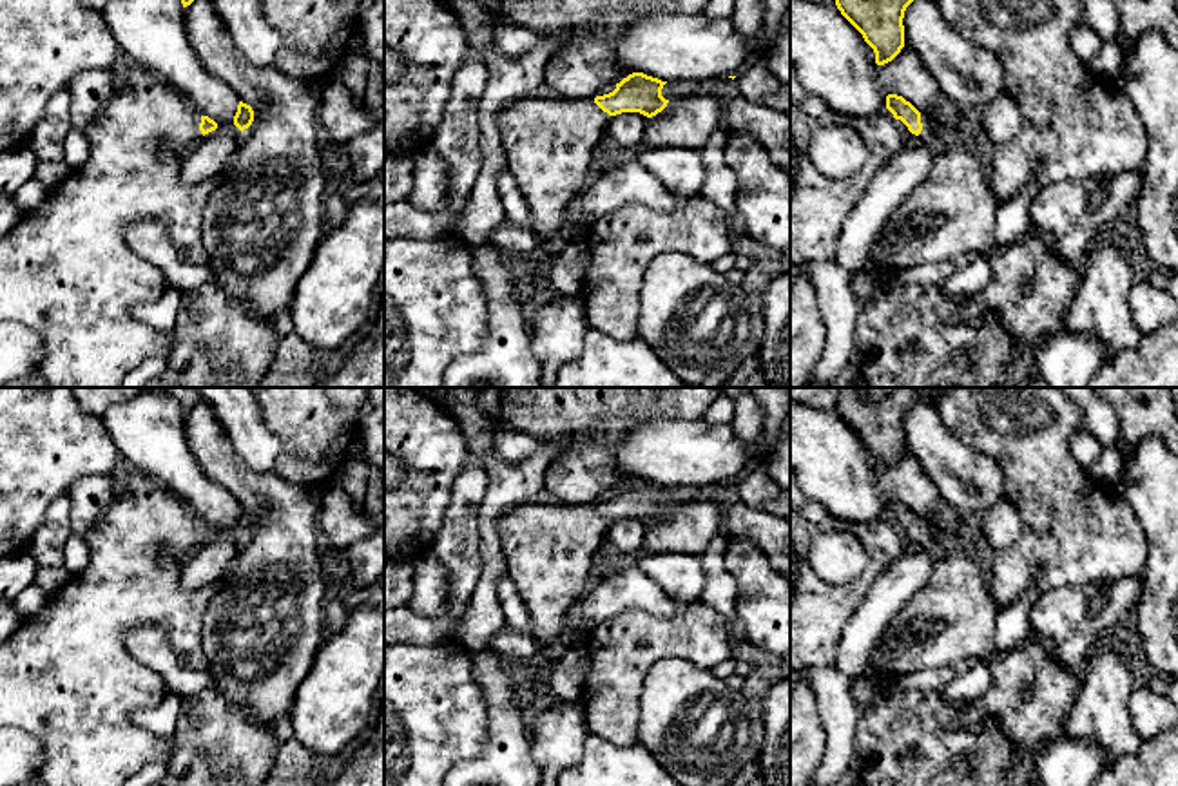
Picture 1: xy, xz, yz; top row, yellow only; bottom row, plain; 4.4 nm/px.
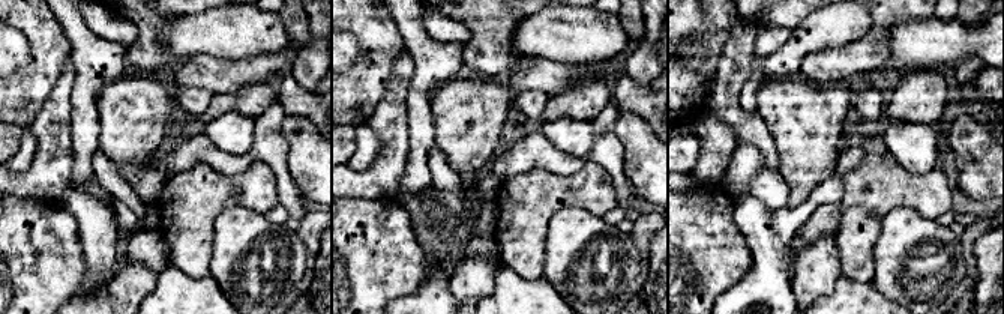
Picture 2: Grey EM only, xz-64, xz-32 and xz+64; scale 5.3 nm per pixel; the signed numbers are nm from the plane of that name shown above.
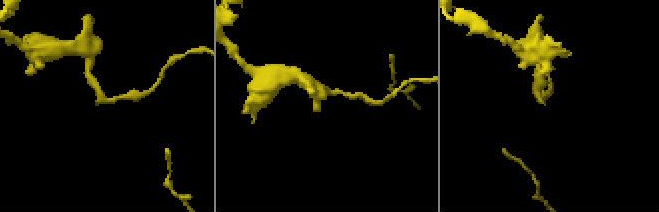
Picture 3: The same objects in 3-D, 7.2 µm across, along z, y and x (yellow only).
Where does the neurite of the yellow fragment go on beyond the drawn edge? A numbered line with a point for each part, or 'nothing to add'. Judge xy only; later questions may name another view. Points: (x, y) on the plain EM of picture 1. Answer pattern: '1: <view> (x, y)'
1: xy (66, 676)

